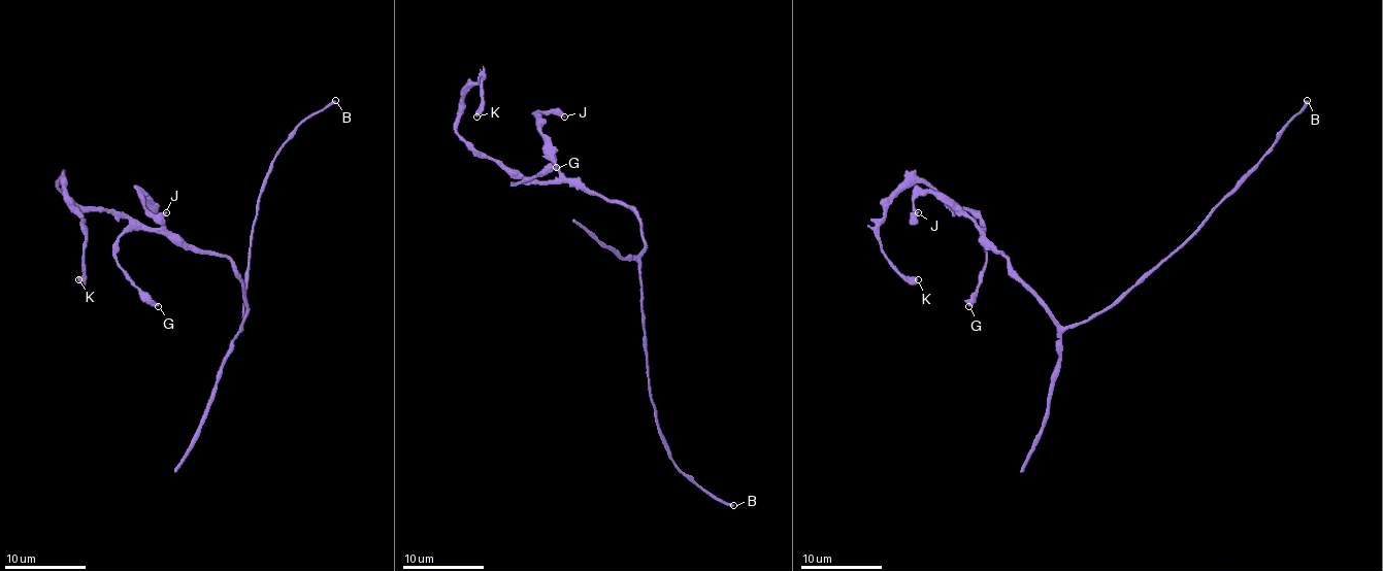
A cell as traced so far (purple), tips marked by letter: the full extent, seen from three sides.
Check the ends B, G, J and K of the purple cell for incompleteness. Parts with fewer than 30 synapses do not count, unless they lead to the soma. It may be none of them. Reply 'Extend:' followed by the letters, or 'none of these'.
Extend: B

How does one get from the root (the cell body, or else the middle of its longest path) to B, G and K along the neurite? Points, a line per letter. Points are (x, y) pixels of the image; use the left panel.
B: (243, 290), (245, 318), (241, 327), (250, 235), (264, 177), (286, 139), (306, 119), (335, 100)
G: (243, 290), (243, 279), (225, 257), (191, 246), (170, 235), (129, 229), (117, 243), (114, 261), (158, 306)
K: (243, 290), (225, 257), (105, 210), (83, 210), (60, 181), (85, 231), (78, 279)

